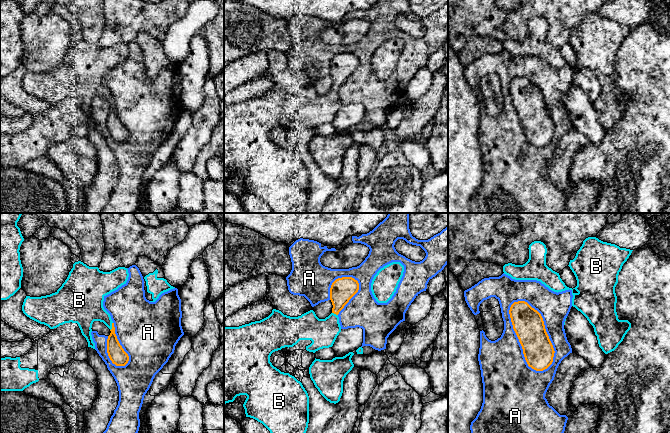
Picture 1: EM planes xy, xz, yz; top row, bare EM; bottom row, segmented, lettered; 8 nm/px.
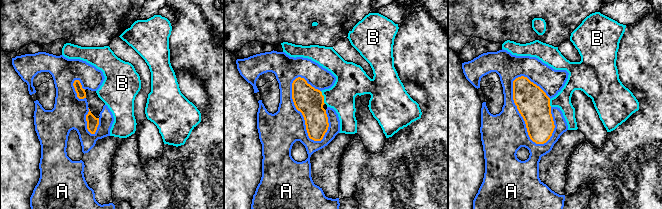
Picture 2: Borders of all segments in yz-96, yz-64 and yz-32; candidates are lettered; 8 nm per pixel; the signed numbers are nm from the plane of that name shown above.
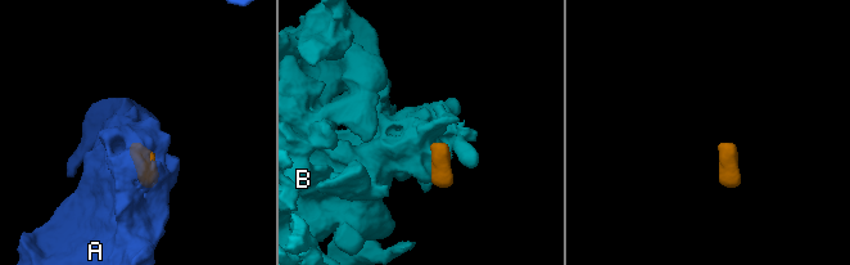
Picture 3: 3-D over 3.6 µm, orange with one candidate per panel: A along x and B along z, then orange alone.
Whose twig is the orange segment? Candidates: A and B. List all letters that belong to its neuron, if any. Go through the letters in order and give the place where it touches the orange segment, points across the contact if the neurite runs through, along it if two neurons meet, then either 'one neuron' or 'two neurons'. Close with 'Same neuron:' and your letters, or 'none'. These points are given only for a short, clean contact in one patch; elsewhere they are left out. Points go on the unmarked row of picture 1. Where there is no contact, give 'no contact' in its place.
A: contact yz (519, 116); two neurons
B: contact xy (112, 102); way xy (116, 129), (112, 119), (112, 102), (100, 90), (88, 83); one neuron
Same neuron: B

